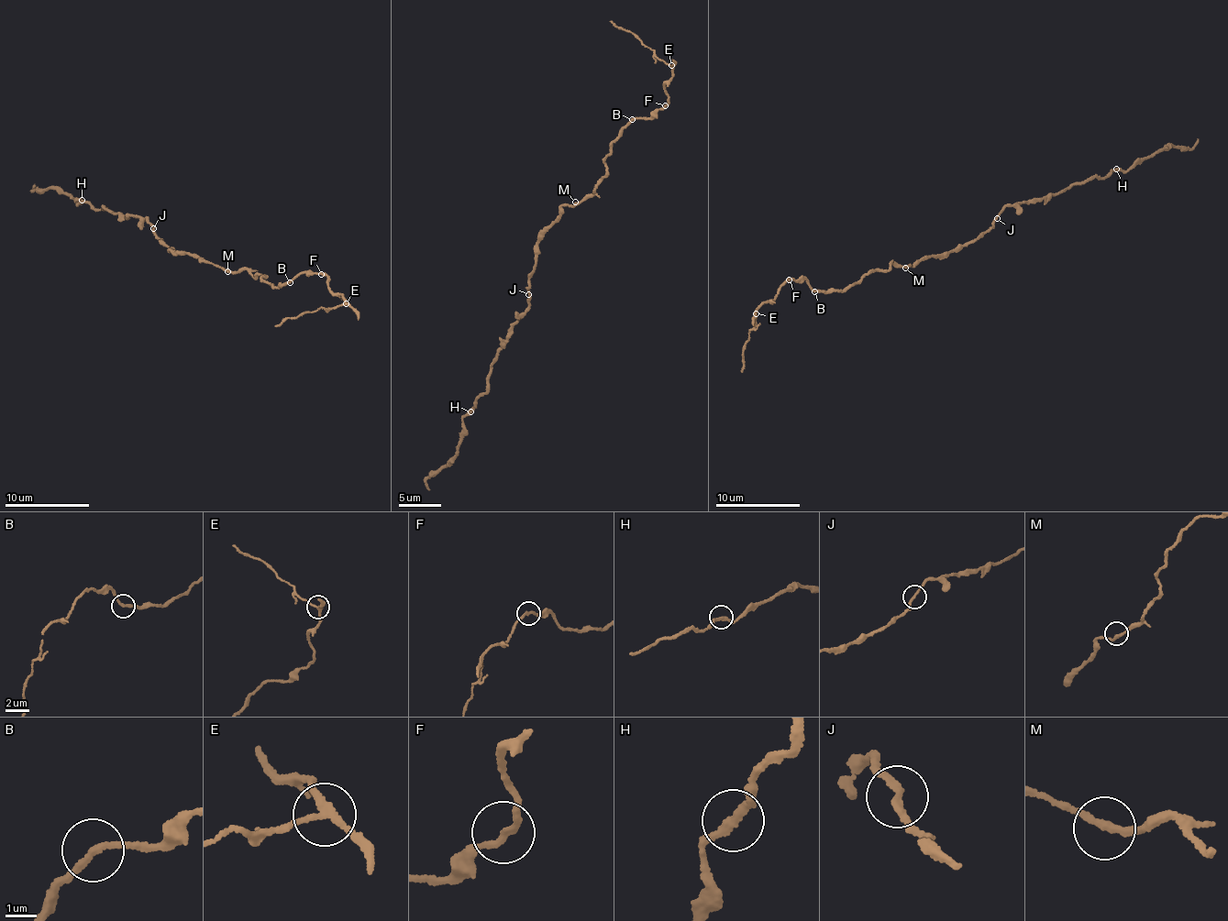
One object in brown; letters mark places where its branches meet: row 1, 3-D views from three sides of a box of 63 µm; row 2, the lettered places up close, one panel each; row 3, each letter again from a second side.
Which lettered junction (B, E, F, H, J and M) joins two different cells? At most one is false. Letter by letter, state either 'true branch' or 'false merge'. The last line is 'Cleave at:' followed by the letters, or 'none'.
B: true branch
E: false merge
F: true branch
H: true branch
J: true branch
M: true branch
Cleave at: E

